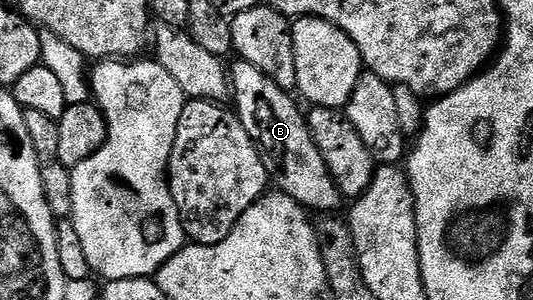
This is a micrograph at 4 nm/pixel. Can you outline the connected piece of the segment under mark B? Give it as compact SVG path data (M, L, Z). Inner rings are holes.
M241 59L234 63L229 68L231 96L235 100L233 111L245 126L249 138L253 138L274 187L276 184L282 195L296 200L304 210L323 212L319 214L338 213L335 211L341 203L339 187L325 166L325 158L321 158L321 150L317 150L313 142L304 109L299 109L287 97L290 95L279 88L273 78L261 74L257 66Z

